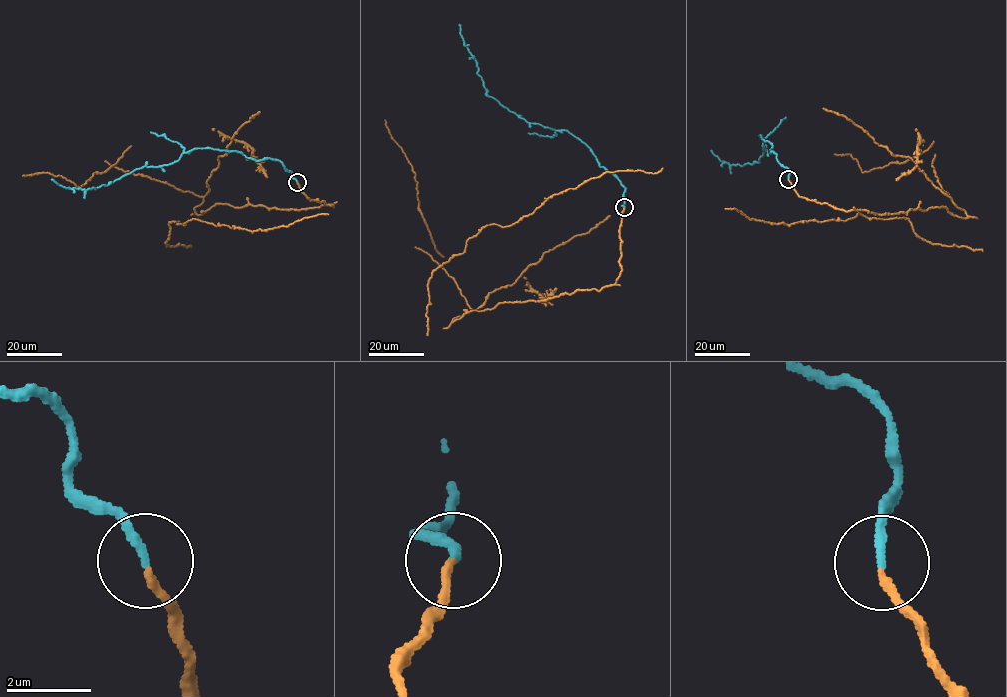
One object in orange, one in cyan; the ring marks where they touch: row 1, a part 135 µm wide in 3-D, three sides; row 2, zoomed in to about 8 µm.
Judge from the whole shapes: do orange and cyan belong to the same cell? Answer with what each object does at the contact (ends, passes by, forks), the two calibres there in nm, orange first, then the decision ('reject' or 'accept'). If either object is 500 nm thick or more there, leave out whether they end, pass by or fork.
orange ends there; cyan ends there; 180 nm thick on the orange side, 200 nm on the other; accept

